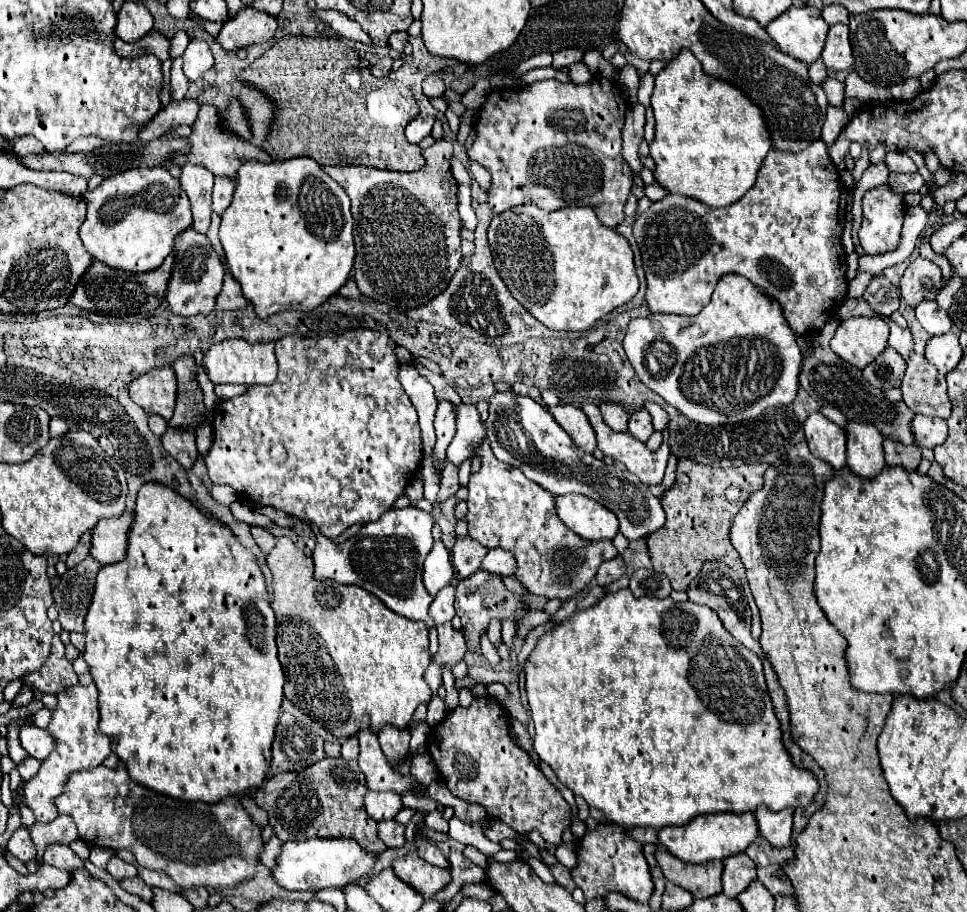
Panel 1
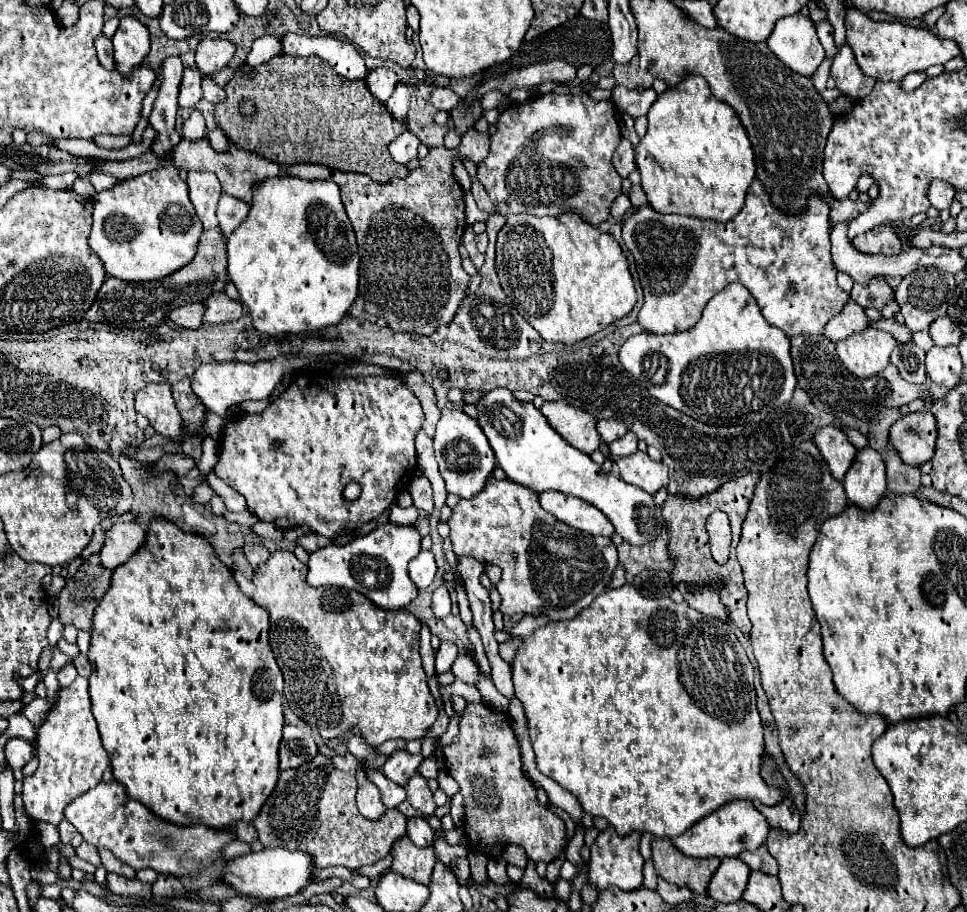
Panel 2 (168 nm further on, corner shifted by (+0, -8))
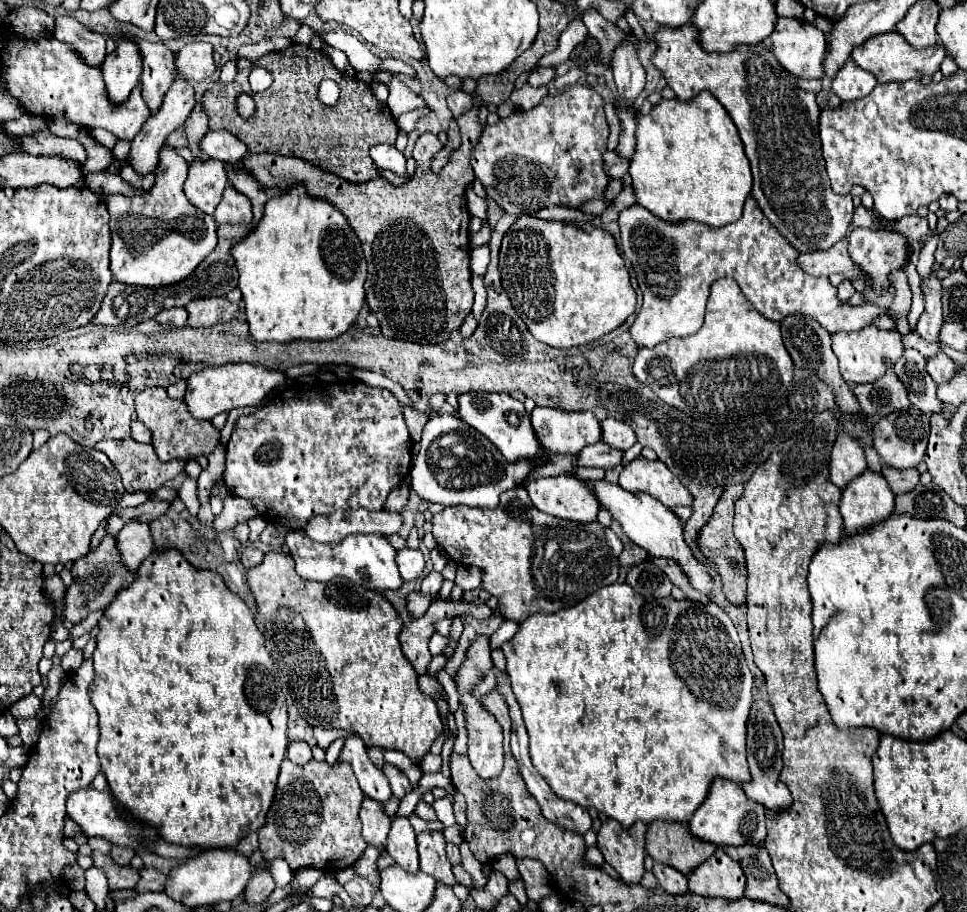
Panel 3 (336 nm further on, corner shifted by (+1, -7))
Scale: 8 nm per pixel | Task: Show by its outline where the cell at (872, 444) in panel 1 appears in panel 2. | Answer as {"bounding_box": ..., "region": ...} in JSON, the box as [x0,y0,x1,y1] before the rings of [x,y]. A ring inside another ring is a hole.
{"bounding_box":[844,448,886,510],"region":[[[872,448],[860,450],[844,478],[848,502],[862,510],[876,508],[886,496],[886,488],[886,468],[882,456]]]}

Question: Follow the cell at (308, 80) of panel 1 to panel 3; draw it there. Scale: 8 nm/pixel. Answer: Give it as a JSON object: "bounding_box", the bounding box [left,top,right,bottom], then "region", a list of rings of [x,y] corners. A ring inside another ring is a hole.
{"bounding_box":[201,45,397,183],"region":[[[291,45],[283,51],[275,51],[275,53],[269,53],[257,61],[249,61],[249,59],[237,59],[237,75],[233,79],[233,83],[229,85],[219,85],[215,83],[201,99],[203,103],[203,109],[209,117],[209,129],[211,131],[219,131],[219,129],[225,129],[229,133],[233,133],[237,139],[241,139],[247,147],[249,147],[249,153],[277,153],[277,155],[291,155],[291,157],[299,157],[299,159],[305,159],[325,171],[331,171],[351,183],[363,183],[363,181],[371,181],[371,179],[377,179],[379,177],[379,169],[375,165],[375,161],[371,159],[369,155],[369,149],[373,145],[379,145],[379,143],[389,143],[389,141],[395,141],[397,139],[397,125],[395,125],[395,119],[389,111],[387,105],[379,103],[373,93],[371,93],[371,87],[365,83],[365,81],[359,81],[355,77],[349,77],[349,75],[343,75],[333,63],[331,59],[323,53],[323,51],[317,51],[317,49],[311,49],[307,45]],[[253,67],[263,67],[267,69],[271,75],[273,75],[273,85],[263,91],[263,93],[253,93],[251,87],[249,87],[249,73]],[[323,79],[331,79],[339,85],[339,91],[341,91],[341,97],[337,101],[337,105],[325,105],[319,101],[317,93],[319,93],[319,85]],[[239,93],[249,93],[253,99],[255,99],[255,105],[257,105],[257,113],[251,117],[251,119],[241,119],[235,111],[235,97]]]}

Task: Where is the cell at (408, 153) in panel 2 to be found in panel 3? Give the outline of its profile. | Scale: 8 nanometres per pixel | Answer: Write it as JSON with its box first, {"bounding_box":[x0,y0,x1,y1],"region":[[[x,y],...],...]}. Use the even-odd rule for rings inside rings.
{"bounding_box":[371,143,407,175],"region":[[[389,143],[375,145],[375,147],[371,147],[371,155],[373,155],[379,169],[389,169],[389,171],[393,171],[397,175],[405,173],[407,159],[395,145],[389,145]]]}

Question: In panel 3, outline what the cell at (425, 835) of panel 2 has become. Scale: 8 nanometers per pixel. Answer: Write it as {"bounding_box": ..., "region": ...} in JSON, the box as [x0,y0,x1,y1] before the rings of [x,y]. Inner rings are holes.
{"bounding_box":[417,831,455,885],"region":[[[421,831],[417,835],[421,871],[435,877],[445,885],[455,885],[455,877],[451,871],[451,863],[445,857],[445,839],[441,831]]]}

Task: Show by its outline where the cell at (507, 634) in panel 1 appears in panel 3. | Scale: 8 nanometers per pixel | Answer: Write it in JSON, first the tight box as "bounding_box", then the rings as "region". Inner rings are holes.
{"bounding_box":[433,485,623,621],"region":[[[523,485],[501,493],[501,501],[495,509],[467,505],[447,507],[443,513],[433,515],[433,535],[439,547],[453,561],[461,565],[473,565],[483,571],[483,589],[499,599],[501,615],[515,621],[525,621],[535,613],[555,613],[559,609],[573,607],[593,591],[615,583],[619,573],[617,557],[623,551],[619,537],[597,521],[581,525],[535,509]]]}

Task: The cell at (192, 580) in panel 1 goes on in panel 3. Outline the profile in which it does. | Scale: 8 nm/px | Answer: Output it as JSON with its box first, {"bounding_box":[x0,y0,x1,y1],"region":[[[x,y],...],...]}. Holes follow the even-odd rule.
{"bounding_box":[89,551,287,847],"region":[[[155,551],[149,559],[141,563],[141,567],[135,573],[135,581],[115,595],[113,603],[105,609],[105,613],[99,619],[99,629],[97,647],[93,653],[95,679],[89,685],[89,697],[99,713],[101,739],[97,753],[101,759],[101,769],[107,777],[107,783],[115,799],[123,807],[127,807],[129,813],[133,813],[135,817],[155,825],[159,829],[159,835],[167,843],[177,843],[185,847],[235,847],[235,843],[243,835],[249,835],[263,827],[267,807],[271,805],[271,799],[275,795],[279,767],[287,751],[287,705],[279,687],[279,677],[275,673],[273,659],[265,647],[263,631],[255,625],[255,617],[251,609],[245,605],[245,601],[227,589],[221,575],[207,569],[195,569],[183,557],[181,551]]]}

